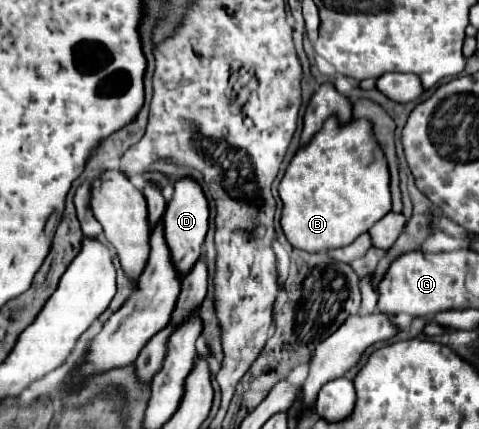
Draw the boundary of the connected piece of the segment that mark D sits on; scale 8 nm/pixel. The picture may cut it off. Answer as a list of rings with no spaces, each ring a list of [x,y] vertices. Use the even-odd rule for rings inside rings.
[[[182,178],[176,182],[174,198],[166,208],[162,222],[164,222],[164,240],[170,248],[172,264],[176,264],[176,272],[180,276],[186,276],[202,256],[202,244],[208,232],[208,202],[204,198],[202,188],[192,178]]]

